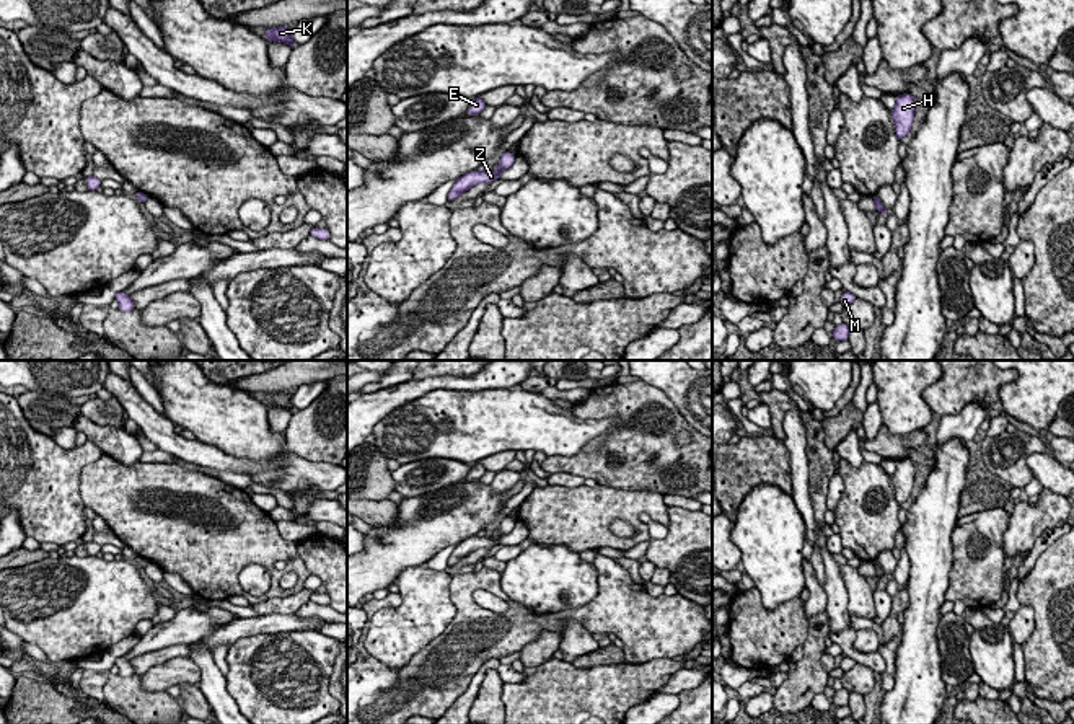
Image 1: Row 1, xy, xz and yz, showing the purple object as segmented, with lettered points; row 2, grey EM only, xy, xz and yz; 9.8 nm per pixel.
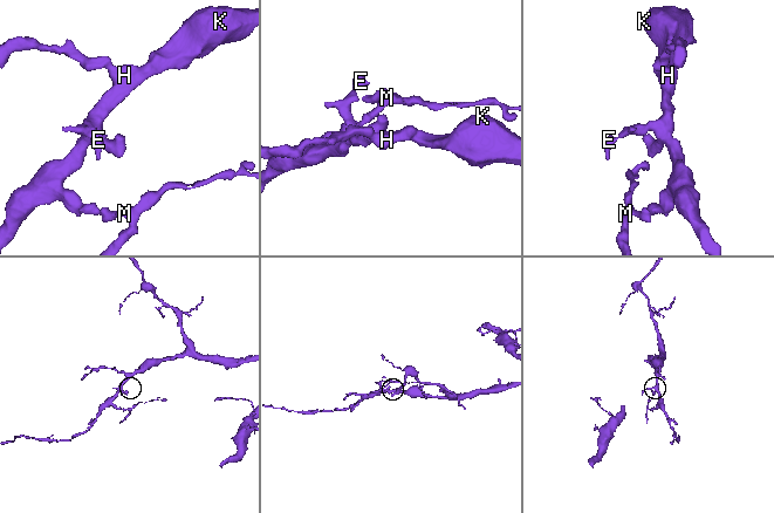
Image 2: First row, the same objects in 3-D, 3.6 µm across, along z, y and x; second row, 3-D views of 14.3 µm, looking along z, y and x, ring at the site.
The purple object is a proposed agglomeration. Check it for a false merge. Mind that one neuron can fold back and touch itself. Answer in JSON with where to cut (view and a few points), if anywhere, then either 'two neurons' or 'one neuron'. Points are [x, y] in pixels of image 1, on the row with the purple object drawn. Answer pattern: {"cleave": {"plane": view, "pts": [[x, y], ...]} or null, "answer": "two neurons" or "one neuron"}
{"cleave": null, "answer": "one neuron"}

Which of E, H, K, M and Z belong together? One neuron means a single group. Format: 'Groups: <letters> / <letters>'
Groups: E H K M Z

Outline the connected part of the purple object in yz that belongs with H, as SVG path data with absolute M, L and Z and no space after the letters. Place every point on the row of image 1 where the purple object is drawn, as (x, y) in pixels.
M909 93L896 95L896 106L891 111L891 119L895 122L895 132L901 142L911 130L914 121L916 103Z

